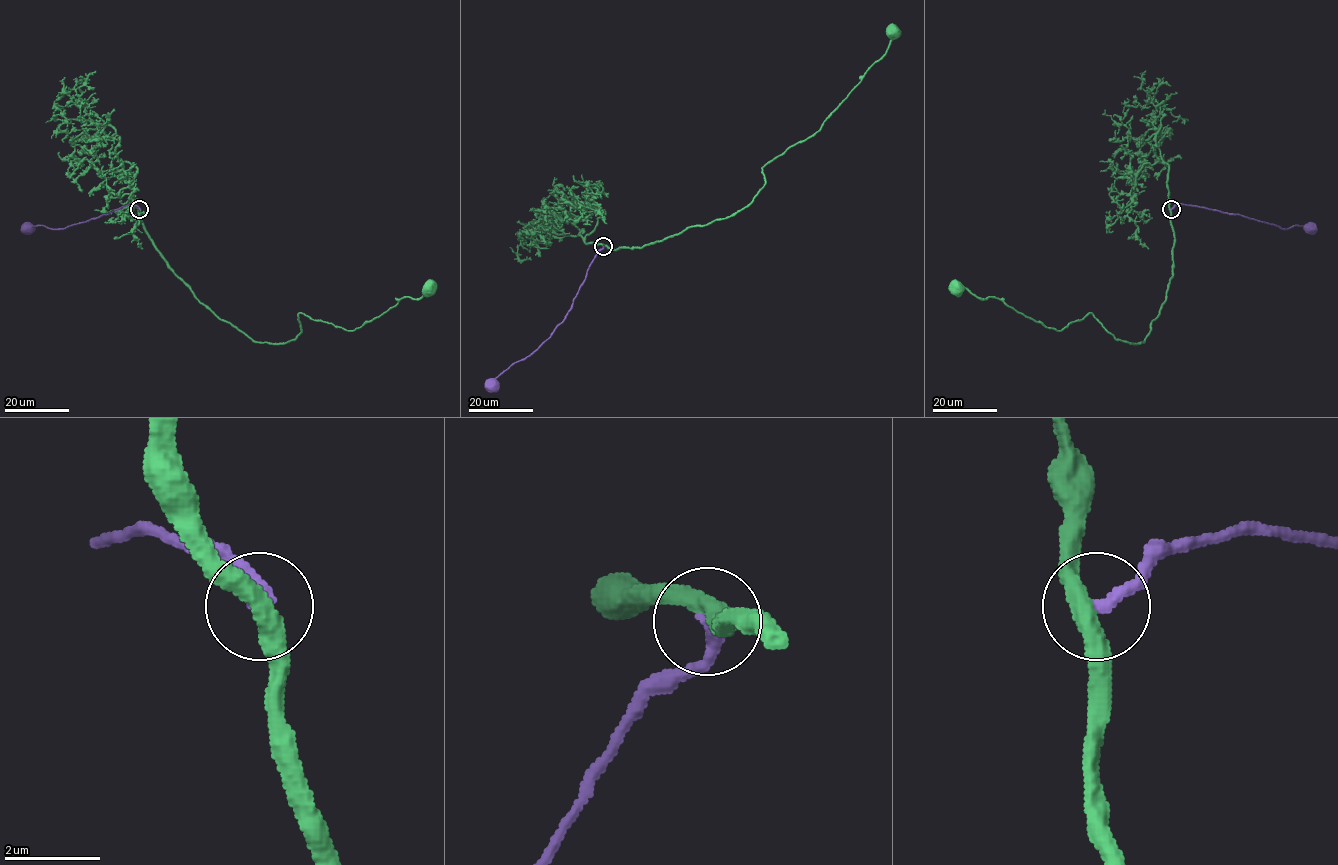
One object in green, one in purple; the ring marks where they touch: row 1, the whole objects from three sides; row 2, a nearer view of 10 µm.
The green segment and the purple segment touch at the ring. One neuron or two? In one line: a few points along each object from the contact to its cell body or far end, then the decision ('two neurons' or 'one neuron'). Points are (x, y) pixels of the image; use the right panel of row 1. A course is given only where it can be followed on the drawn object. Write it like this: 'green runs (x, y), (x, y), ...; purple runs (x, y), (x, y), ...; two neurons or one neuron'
green runs (1170, 209), (1173, 276), (1141, 343), (1117, 339), (1092, 313), (1056, 331), (998, 298), (956, 289); purple runs (1170, 209), (1178, 204), (1189, 204), (1243, 216), (1281, 229), (1309, 227); two neurons

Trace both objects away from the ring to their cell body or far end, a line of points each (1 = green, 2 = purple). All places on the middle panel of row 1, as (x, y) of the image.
1: (603, 245), (641, 248), (731, 216), (749, 204), (765, 183), (764, 167), (820, 129), (883, 55), (893, 31)
2: (603, 245), (565, 318), (535, 350), (514, 362), (491, 384)

